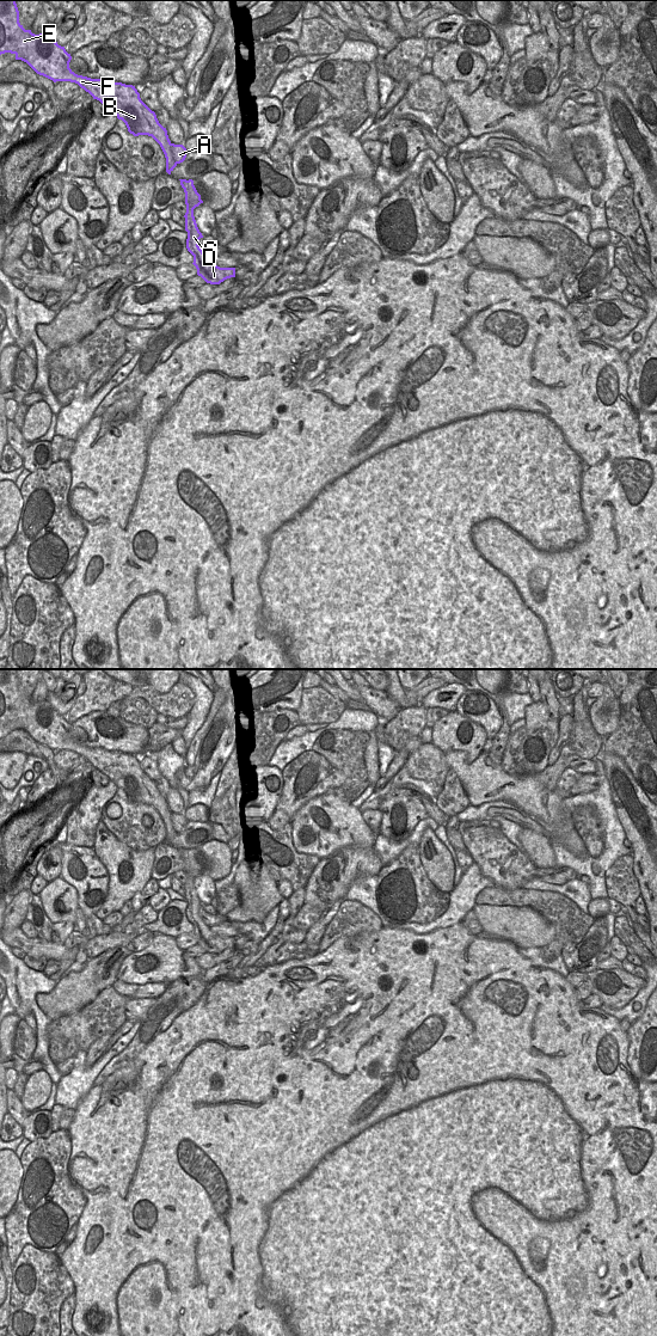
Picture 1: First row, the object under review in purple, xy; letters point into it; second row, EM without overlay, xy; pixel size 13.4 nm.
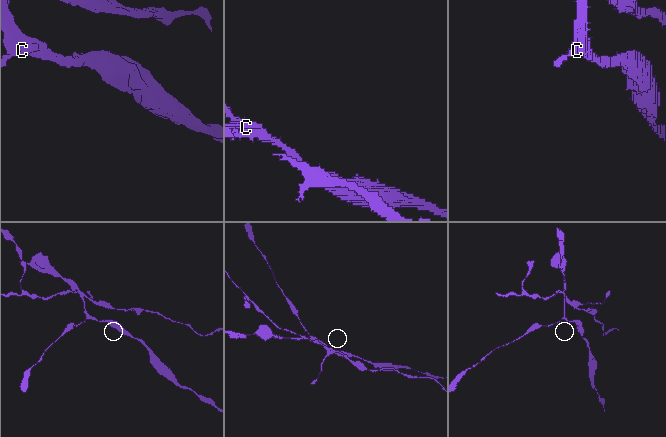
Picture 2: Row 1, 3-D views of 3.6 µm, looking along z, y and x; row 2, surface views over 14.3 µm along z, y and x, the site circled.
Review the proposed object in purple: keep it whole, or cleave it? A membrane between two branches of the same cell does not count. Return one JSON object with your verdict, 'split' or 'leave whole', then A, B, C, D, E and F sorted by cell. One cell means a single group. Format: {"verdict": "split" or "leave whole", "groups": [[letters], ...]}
{"verdict": "split", "groups": [["A"], ["B", "C", "D", "E", "F"]]}

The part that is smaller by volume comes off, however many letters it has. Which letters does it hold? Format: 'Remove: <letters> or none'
Remove: A

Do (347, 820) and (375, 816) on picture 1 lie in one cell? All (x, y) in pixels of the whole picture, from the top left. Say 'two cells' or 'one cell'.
two cells

